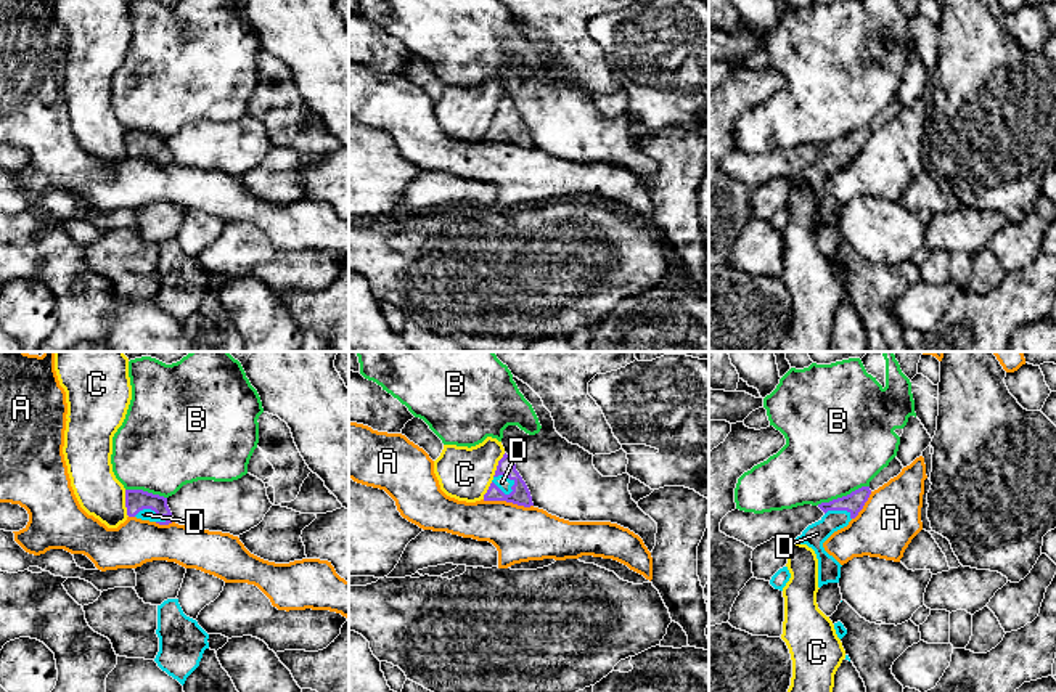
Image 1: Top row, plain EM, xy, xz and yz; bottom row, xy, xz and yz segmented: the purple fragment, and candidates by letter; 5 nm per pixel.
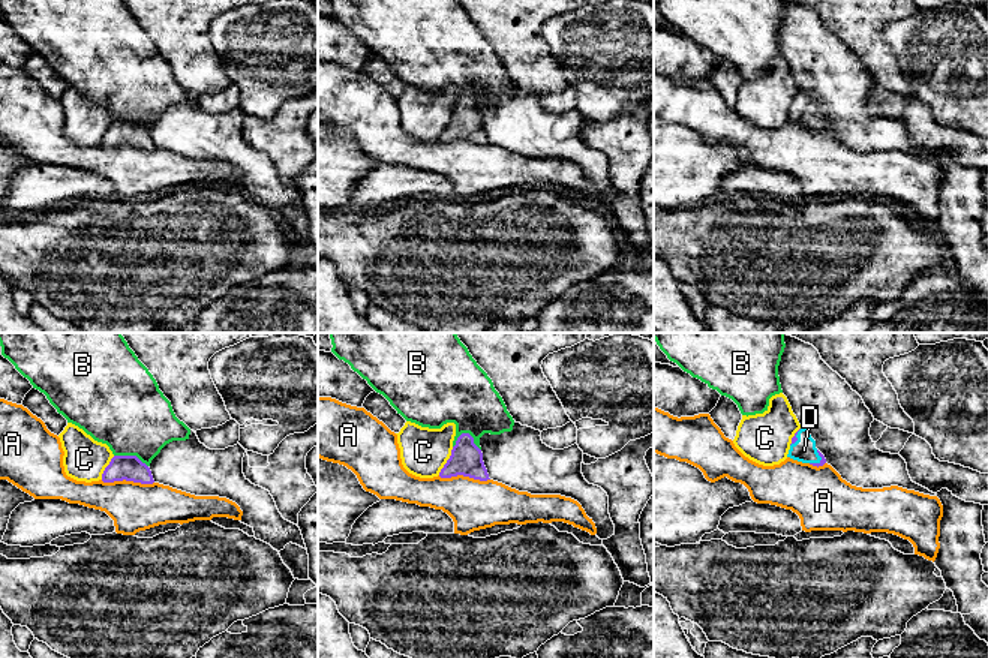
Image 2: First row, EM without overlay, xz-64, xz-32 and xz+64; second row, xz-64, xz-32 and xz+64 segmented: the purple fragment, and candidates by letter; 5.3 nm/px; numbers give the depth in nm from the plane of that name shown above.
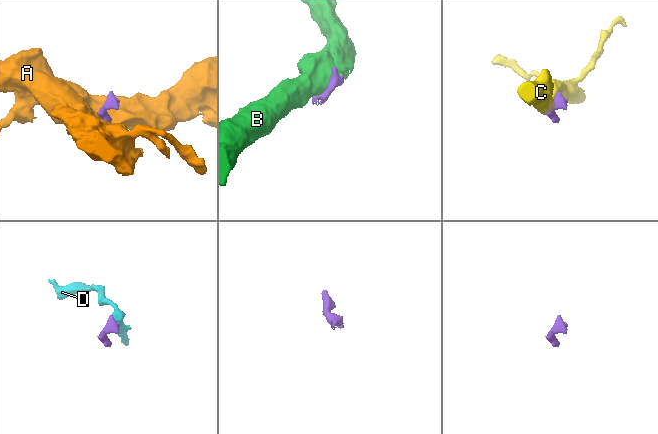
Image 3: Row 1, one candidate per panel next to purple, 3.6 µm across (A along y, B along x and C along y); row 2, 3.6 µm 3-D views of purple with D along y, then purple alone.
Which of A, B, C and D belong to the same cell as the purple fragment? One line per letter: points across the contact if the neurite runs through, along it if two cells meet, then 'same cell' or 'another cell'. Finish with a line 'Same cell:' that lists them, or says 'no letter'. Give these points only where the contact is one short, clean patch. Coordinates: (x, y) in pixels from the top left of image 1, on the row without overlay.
A: another cell
B: another cell
C: another cell
D: runs through xz (519, 135), (508, 118), (502, 122); same cell
Same cell: D

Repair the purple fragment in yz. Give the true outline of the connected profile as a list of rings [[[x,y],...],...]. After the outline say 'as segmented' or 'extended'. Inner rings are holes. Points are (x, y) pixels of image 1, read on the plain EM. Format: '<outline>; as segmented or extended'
[[[862,127],[847,136],[818,145],[825,156],[818,162],[808,165],[802,175],[796,178],[797,183],[807,185],[817,194],[818,228],[828,223],[839,223],[842,207],[833,196],[825,191],[823,183],[834,172],[847,167],[849,162],[858,156],[870,135],[870,127]]]; extended

